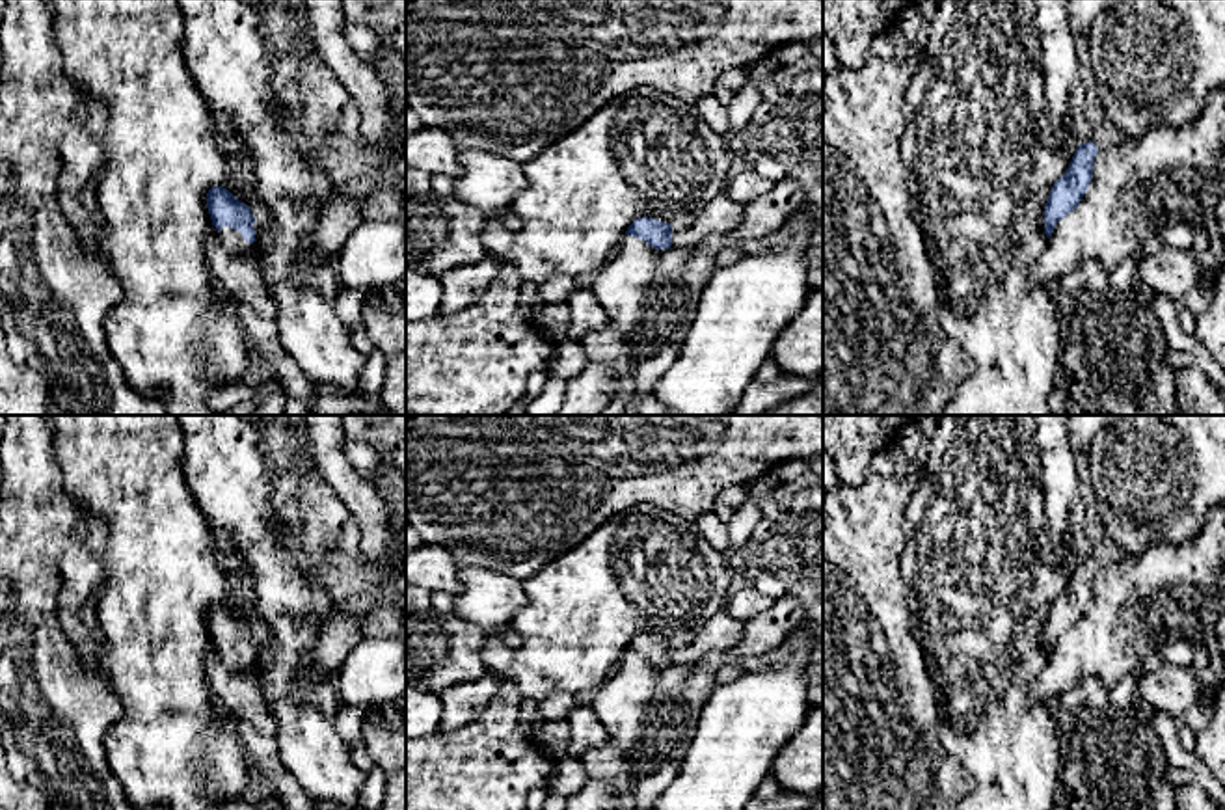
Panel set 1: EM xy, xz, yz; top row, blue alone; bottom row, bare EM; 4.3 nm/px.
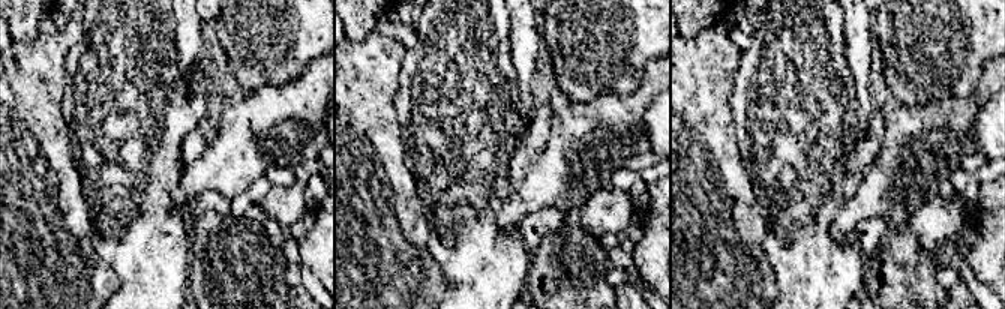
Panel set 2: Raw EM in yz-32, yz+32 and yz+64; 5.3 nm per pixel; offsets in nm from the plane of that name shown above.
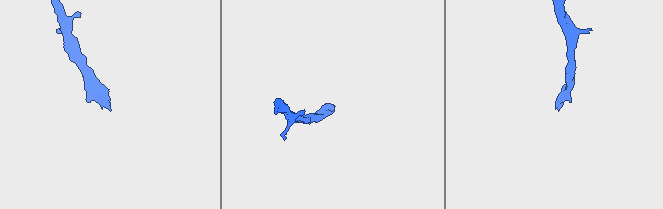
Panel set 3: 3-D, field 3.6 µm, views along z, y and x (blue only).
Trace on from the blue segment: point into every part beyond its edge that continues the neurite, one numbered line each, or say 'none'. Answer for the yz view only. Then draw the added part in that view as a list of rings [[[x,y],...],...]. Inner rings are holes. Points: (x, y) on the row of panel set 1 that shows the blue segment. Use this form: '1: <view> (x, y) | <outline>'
none

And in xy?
1: xy (233, 241) | [[[222,227],[220,236],[229,251],[233,251],[236,255],[261,257],[261,248],[257,246],[257,242],[248,244],[236,229]]]

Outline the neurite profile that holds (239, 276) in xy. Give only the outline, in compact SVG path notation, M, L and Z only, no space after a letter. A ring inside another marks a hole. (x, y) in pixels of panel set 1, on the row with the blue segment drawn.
M214 225L207 238L205 257L218 290L262 318L276 318L276 304L262 274L261 257L229 251Z

